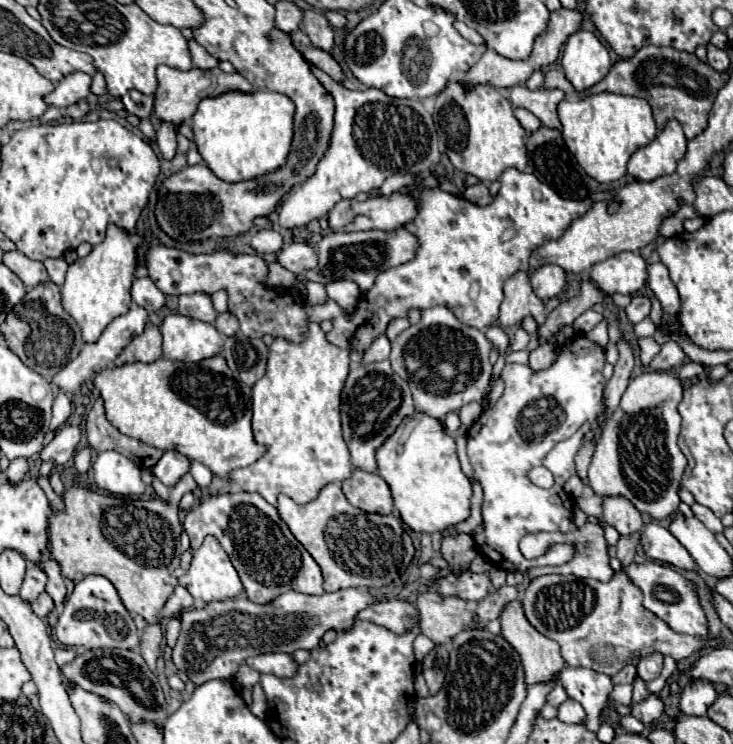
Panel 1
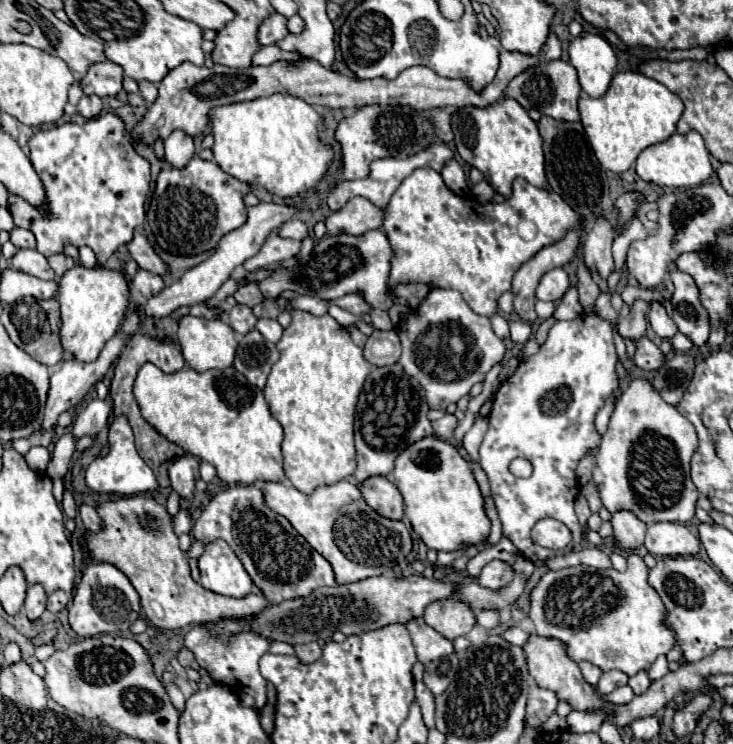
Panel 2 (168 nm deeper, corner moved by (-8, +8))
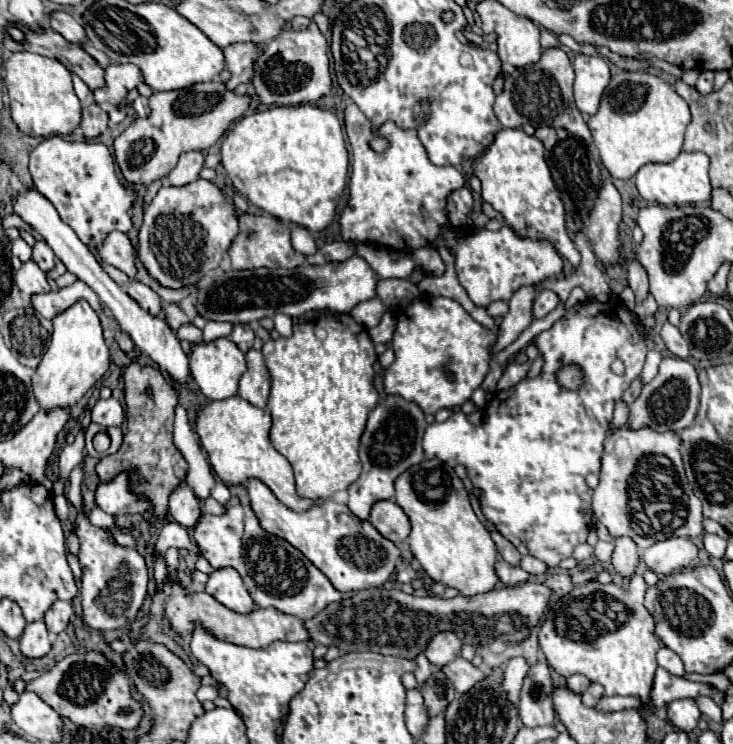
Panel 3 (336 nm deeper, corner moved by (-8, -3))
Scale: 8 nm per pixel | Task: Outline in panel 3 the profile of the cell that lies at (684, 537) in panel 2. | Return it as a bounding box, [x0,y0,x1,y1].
[642,537,698,575]

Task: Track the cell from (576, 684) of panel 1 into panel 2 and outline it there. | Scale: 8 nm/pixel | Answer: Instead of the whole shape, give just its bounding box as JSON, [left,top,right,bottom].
[580,662,602,686]

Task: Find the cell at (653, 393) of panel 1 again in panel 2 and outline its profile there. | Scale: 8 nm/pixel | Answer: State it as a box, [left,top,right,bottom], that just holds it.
[592,378,698,524]

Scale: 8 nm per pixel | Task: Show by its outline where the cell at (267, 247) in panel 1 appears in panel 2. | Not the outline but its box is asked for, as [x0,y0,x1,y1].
[278,218,308,240]

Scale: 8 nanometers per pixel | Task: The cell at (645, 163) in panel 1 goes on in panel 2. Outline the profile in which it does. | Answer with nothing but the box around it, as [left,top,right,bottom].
[636,132,712,188]

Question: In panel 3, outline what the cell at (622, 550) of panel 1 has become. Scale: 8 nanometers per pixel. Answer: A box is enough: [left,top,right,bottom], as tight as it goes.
[538,575,660,703]

